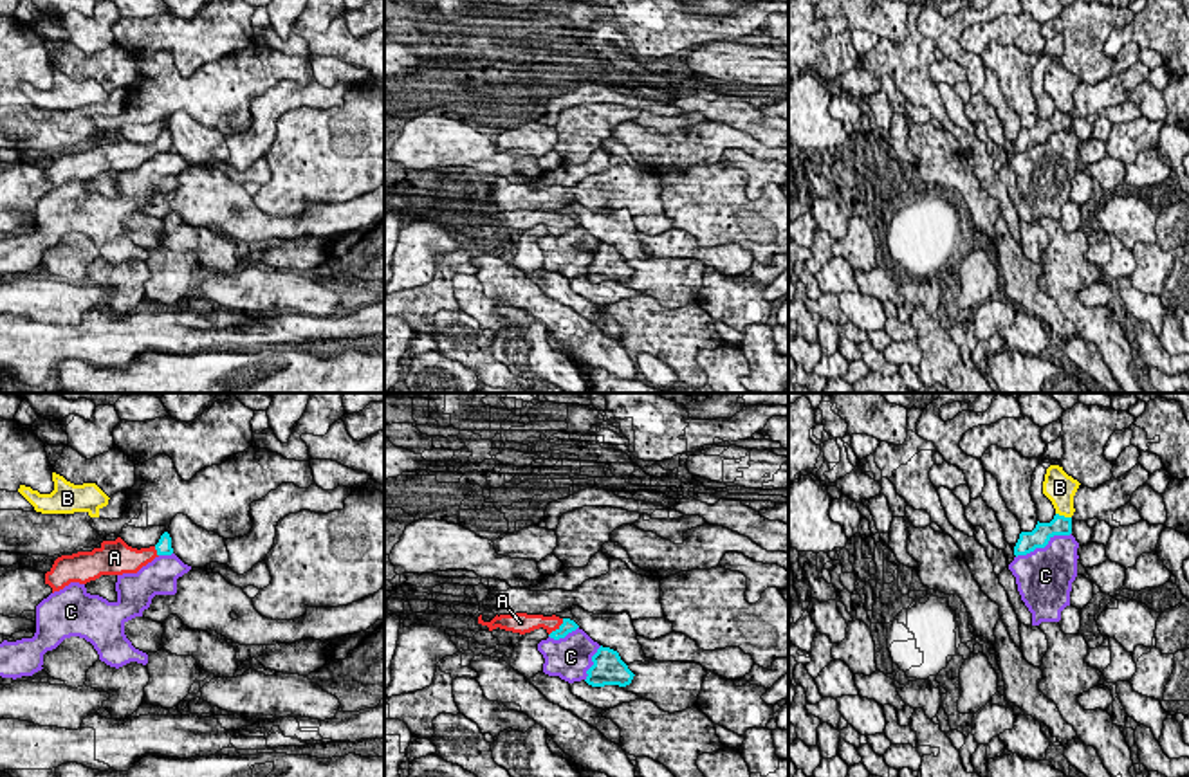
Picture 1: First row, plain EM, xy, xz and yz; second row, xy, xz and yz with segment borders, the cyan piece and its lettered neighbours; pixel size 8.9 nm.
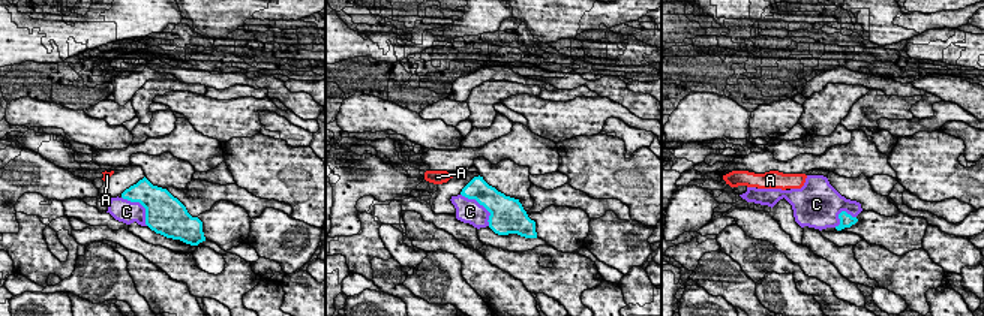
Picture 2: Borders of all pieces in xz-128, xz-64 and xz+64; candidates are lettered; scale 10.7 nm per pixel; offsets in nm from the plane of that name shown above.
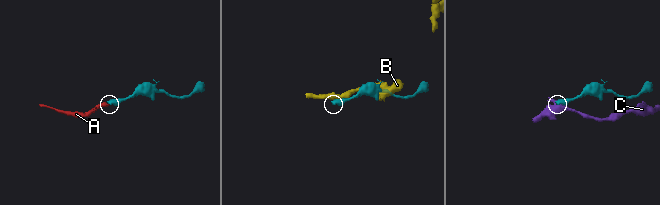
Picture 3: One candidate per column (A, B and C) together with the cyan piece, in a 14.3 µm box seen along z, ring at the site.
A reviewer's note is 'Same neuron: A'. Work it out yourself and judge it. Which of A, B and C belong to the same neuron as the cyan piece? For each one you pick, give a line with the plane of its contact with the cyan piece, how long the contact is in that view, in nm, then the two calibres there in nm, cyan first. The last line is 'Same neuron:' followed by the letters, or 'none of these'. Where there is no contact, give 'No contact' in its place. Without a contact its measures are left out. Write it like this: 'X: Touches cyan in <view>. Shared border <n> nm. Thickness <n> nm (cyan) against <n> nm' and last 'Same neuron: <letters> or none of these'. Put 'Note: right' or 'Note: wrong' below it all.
A: Touches cyan in xz. Shared border 200 nm. Thickness 120 nm (cyan) against 160 nm
Same neuron: A
Note: right

